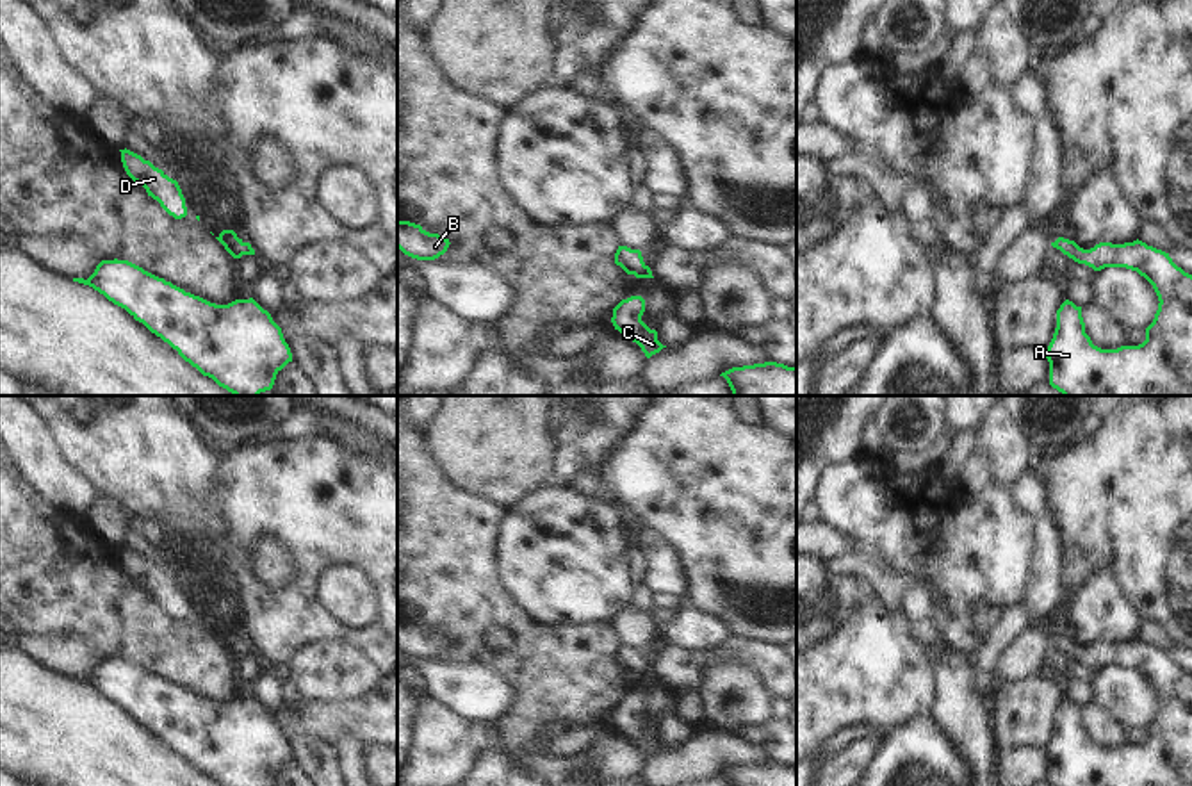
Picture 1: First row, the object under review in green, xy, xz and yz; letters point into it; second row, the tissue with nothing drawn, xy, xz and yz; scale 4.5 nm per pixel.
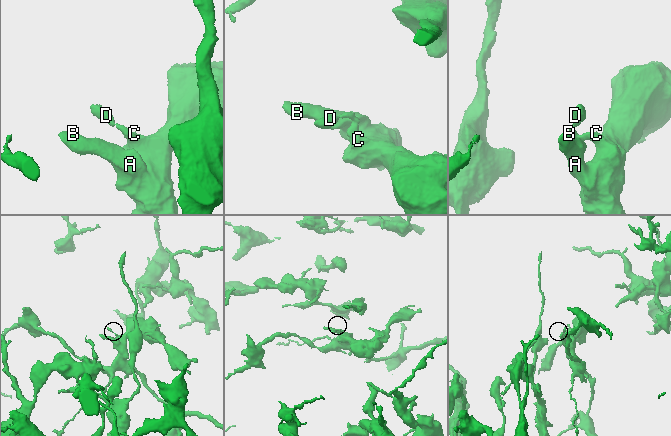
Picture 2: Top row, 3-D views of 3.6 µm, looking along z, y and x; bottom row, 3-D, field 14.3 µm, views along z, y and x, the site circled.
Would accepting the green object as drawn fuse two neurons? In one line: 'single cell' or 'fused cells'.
single cell

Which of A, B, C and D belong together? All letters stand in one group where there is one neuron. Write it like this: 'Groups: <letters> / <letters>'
Groups: A B C D

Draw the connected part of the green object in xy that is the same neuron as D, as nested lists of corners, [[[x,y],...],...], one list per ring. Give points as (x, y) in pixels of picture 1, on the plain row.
[[[127,547],[119,551],[127,574],[143,585],[148,595],[157,599],[160,606],[175,618],[187,615],[185,597],[176,579],[169,577],[162,569],[155,567],[141,554]]]

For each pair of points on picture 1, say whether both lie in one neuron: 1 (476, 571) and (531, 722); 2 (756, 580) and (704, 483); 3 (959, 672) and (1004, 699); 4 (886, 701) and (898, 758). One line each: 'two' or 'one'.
1: one
2: one
3: two
4: two

